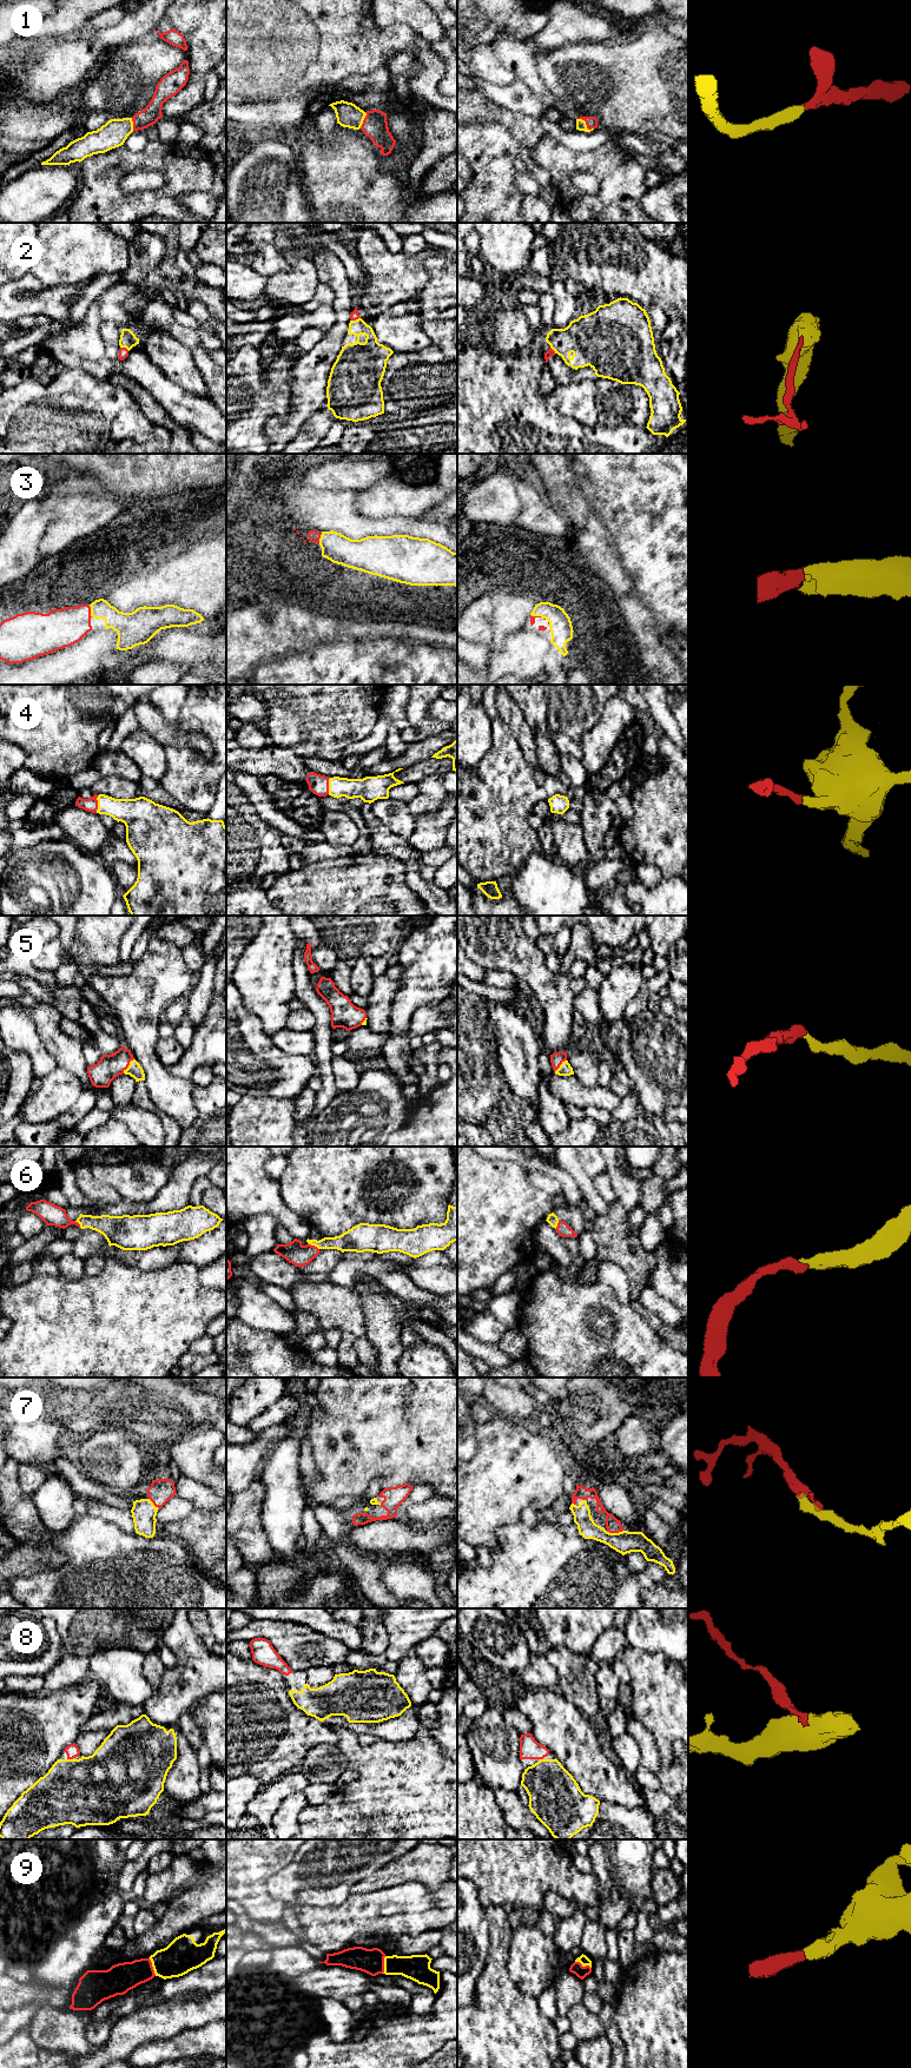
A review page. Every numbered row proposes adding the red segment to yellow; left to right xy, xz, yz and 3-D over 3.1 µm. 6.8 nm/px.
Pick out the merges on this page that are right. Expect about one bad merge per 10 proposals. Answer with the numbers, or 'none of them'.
1, 2, 3, 4, 5, 6, 7, 8, 9

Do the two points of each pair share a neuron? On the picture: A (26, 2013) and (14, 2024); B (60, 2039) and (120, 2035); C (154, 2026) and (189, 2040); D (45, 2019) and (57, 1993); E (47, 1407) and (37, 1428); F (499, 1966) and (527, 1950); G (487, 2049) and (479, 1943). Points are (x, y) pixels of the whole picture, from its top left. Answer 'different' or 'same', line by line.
A: same
B: different
C: different
D: different
E: different
F: different
G: different

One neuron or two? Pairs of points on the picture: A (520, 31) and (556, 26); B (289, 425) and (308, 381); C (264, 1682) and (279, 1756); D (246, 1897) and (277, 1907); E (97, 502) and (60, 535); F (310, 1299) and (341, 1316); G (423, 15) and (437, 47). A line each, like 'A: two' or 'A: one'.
A: two
B: one
C: one
D: one
E: one
F: one
G: two

